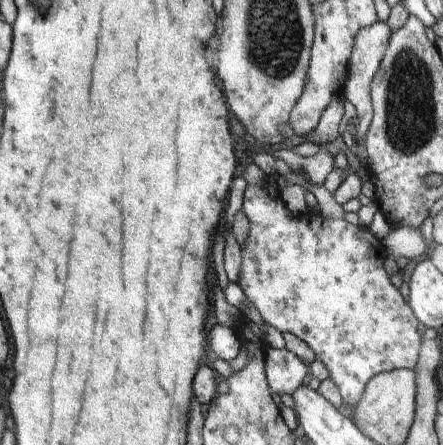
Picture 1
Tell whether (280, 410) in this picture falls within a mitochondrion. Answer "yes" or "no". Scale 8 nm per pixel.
no

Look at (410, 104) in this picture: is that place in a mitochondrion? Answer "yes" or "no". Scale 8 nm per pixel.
yes

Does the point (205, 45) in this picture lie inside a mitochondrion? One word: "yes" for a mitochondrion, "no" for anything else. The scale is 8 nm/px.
no

